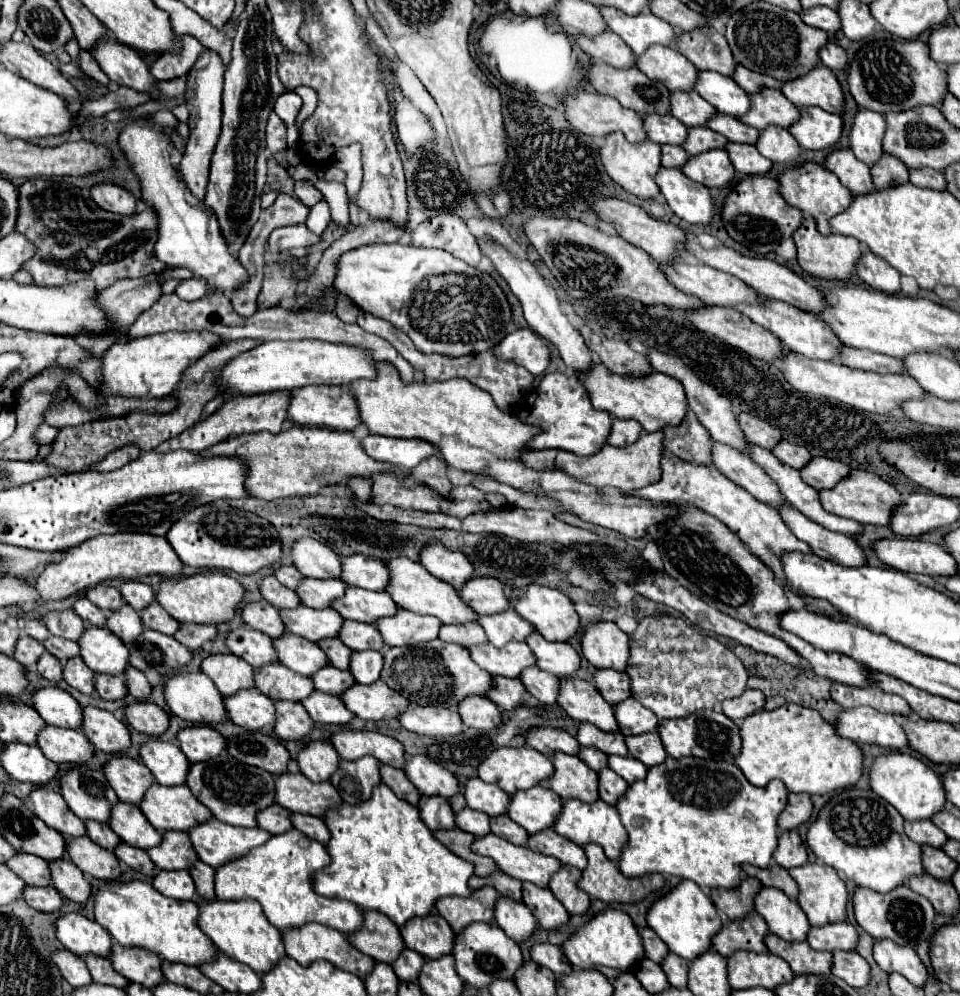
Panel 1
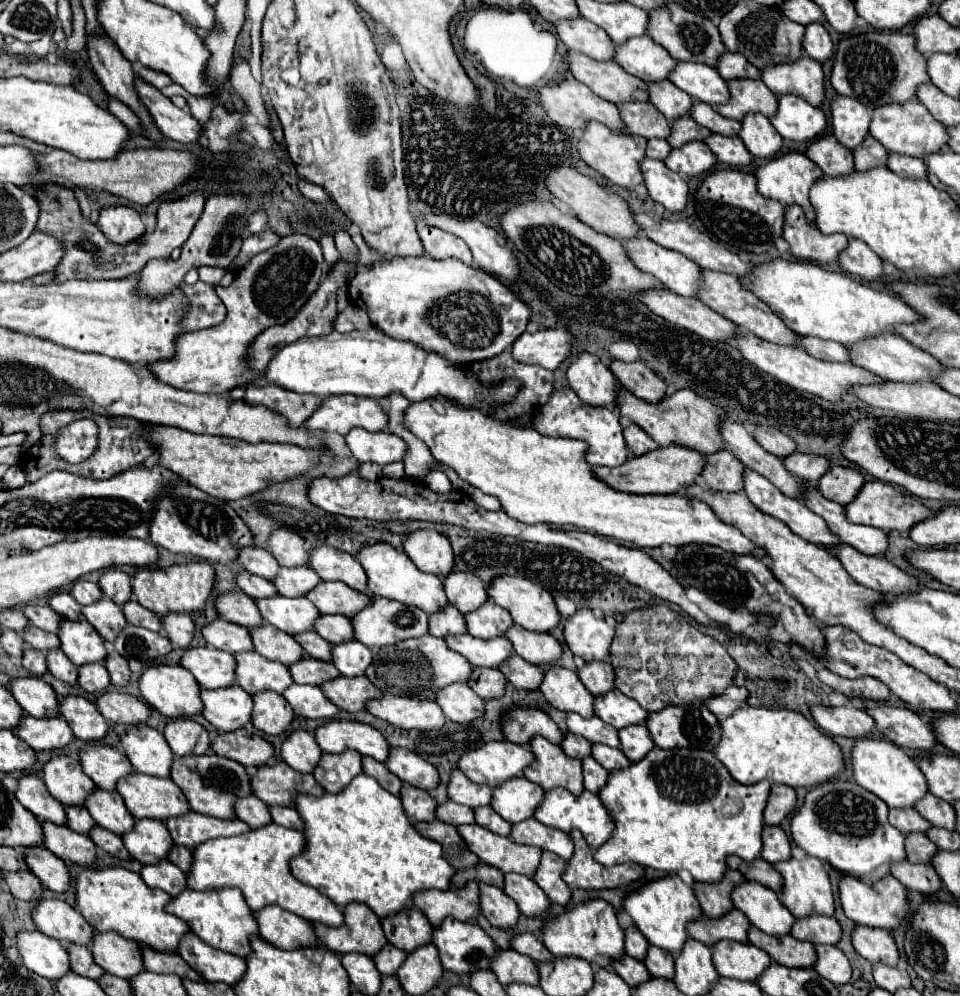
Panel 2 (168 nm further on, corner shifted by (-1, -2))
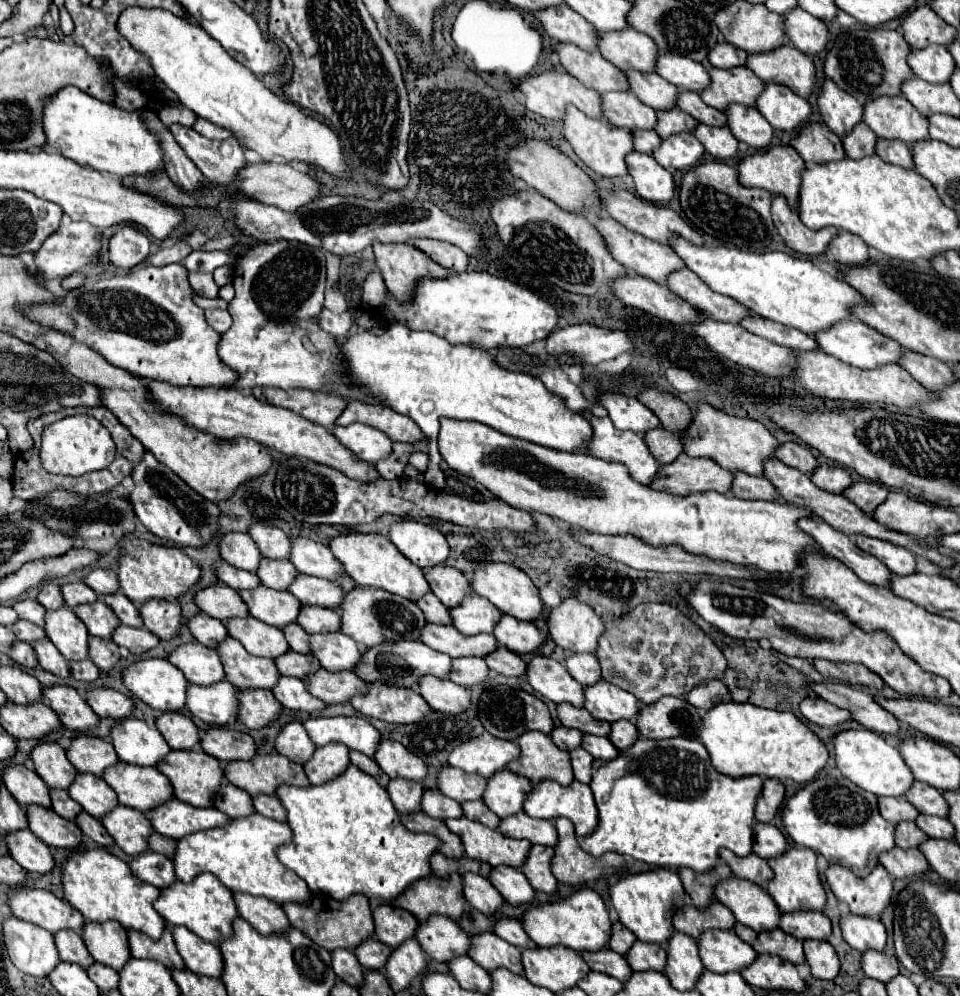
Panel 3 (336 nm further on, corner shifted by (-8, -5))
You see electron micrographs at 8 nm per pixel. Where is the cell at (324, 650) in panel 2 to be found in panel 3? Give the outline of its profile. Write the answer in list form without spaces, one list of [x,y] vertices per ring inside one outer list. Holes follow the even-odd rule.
[[[289,623],[287,627],[283,627],[283,633],[289,643],[289,649],[297,653],[309,653],[309,635],[297,623]]]

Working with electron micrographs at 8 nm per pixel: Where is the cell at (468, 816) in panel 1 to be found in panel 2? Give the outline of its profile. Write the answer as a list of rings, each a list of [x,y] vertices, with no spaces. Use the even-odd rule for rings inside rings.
[[[456,802],[440,804],[436,812],[438,812],[436,816],[438,816],[442,822],[452,824],[452,826],[462,826],[462,824],[472,824],[472,822],[474,822],[474,810],[468,808],[468,806],[456,804]]]

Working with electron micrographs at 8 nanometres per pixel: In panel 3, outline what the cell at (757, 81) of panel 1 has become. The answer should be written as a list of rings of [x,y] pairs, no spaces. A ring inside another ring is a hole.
[[[723,41],[723,43],[719,43],[719,47],[713,47],[713,49],[707,53],[707,59],[709,59],[709,63],[711,63],[713,67],[731,69],[731,67],[745,65],[747,53]]]

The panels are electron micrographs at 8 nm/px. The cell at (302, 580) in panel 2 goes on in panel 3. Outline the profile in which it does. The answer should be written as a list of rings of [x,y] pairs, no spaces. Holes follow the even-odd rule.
[[[263,557],[259,563],[259,571],[257,577],[261,581],[261,585],[271,587],[271,589],[287,589],[287,585],[297,577],[299,573],[295,571],[291,561],[285,559],[267,559]]]

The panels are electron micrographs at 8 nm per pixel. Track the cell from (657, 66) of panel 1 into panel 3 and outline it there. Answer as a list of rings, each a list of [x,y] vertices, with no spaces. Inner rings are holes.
[[[627,27],[627,31],[599,33],[597,47],[601,55],[621,71],[655,71],[655,55],[659,55],[659,49],[655,47],[653,39],[641,31]]]

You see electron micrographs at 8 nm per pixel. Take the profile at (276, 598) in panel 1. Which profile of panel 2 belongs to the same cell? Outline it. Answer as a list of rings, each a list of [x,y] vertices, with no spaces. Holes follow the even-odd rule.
[[[240,572],[238,576],[238,586],[244,594],[248,594],[250,598],[272,598],[272,596],[278,596],[276,592],[276,586],[268,580],[264,580],[262,576],[256,576],[256,574],[250,574],[250,572]]]

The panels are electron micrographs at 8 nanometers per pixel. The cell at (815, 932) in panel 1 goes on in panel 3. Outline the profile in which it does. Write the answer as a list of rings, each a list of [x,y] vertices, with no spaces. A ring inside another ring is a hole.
[[[793,911],[781,913],[779,929],[797,939],[821,939],[825,941],[831,935],[831,921],[819,911]]]

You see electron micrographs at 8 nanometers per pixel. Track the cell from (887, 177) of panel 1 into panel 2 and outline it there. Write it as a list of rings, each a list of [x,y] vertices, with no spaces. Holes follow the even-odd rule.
[[[868,136],[864,140],[864,144],[860,144],[856,150],[854,150],[854,164],[856,164],[856,170],[860,172],[866,172],[866,170],[872,170],[872,168],[878,168],[878,166],[886,166],[888,162],[888,152],[884,146],[880,146],[872,136]]]

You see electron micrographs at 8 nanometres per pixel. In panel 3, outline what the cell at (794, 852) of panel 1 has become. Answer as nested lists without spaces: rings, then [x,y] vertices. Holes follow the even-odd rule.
[[[755,823],[755,845],[753,845],[753,853],[757,853],[759,857],[763,859],[769,859],[769,857],[777,857],[785,851],[787,847],[787,841],[783,837],[783,833],[767,823]]]

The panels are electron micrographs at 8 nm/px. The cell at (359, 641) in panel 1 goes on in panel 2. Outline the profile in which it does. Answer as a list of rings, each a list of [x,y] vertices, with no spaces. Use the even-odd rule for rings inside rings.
[[[328,614],[328,616],[320,616],[316,620],[316,628],[314,628],[324,640],[328,640],[330,644],[344,644],[344,640],[356,640],[354,638],[354,628],[352,628],[352,620],[348,616],[340,616],[340,614]]]

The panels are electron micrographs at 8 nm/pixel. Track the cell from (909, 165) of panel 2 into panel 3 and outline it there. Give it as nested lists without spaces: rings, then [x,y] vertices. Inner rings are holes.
[[[877,139],[877,143],[875,143],[875,153],[877,153],[883,161],[887,161],[887,163],[913,169],[911,151],[909,151],[909,147],[907,147],[903,141],[899,141],[899,139]]]

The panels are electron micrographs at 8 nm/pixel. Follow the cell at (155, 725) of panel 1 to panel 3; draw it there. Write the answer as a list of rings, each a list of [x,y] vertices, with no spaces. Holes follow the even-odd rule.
[[[89,685],[85,689],[85,701],[99,717],[111,717],[111,719],[125,719],[133,713],[135,707],[127,695],[115,689],[95,685]]]

